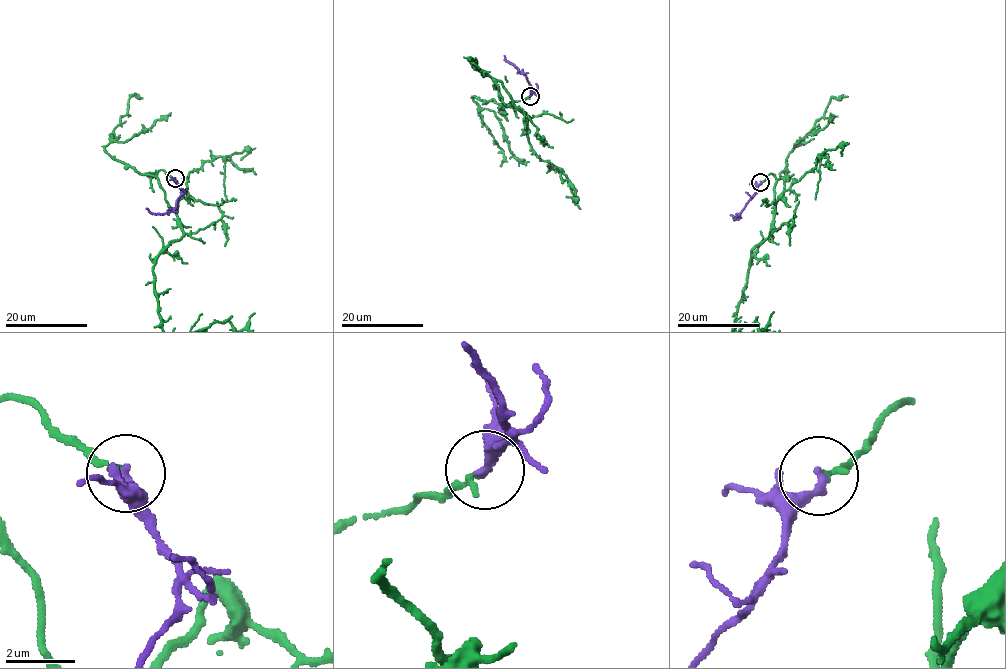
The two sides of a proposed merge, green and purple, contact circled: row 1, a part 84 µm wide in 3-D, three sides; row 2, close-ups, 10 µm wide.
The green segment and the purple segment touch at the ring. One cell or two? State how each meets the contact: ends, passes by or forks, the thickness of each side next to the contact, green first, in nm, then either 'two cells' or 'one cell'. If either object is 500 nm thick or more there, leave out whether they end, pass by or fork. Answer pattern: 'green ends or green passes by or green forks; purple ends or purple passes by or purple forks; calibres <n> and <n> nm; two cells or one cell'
green ends; purple ends; calibres 150 and 280 nm; one cell

